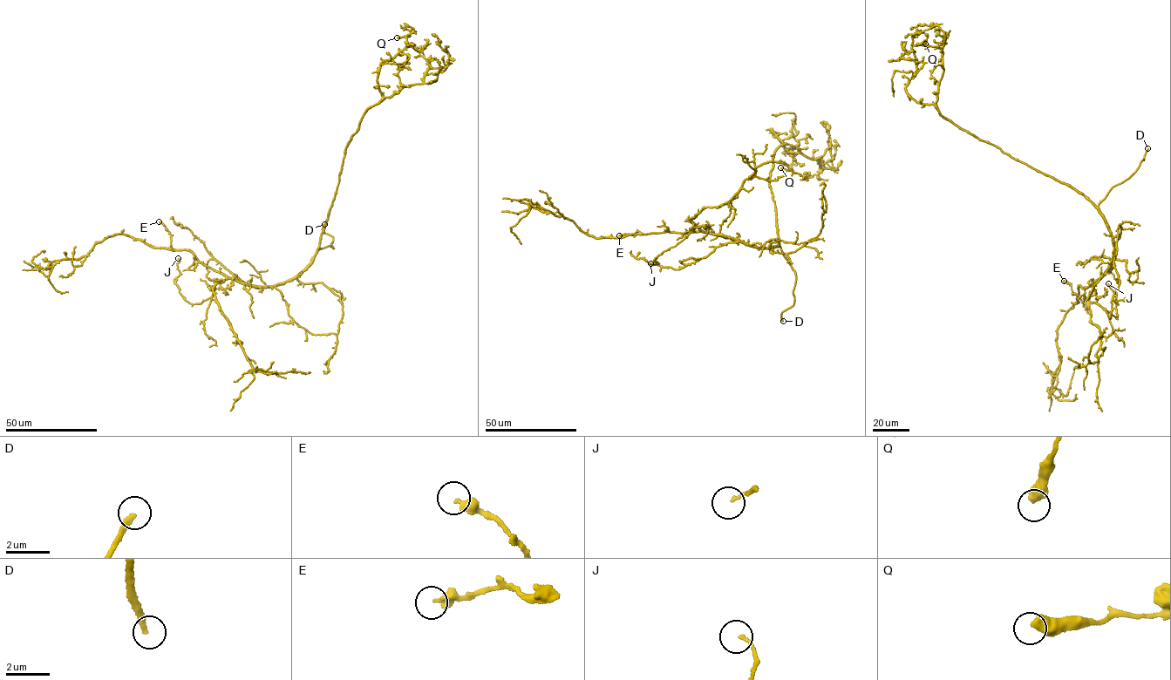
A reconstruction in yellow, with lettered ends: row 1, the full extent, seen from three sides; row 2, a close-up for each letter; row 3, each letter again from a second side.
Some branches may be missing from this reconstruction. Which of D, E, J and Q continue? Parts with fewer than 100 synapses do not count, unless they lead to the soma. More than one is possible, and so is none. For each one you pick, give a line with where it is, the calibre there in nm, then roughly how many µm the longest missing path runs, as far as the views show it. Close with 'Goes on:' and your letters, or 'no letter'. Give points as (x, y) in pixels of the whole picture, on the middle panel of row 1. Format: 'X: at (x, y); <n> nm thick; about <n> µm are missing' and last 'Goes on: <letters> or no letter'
D: at (783, 321); 280 nm thick; about 20 µm are missing
Goes on: D

